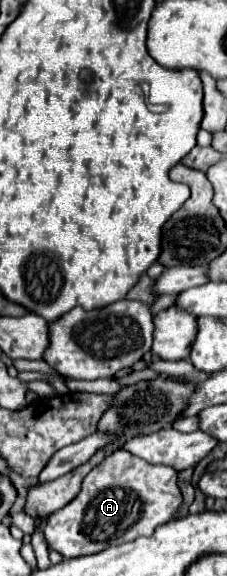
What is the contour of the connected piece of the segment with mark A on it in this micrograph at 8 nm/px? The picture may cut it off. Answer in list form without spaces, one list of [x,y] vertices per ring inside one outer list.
[[[120,449],[108,455],[96,469],[88,473],[88,477],[84,477],[82,491],[78,493],[76,499],[72,499],[68,505],[48,515],[44,523],[44,535],[48,545],[54,551],[62,553],[64,557],[92,555],[92,553],[104,551],[106,547],[134,541],[140,535],[152,535],[156,527],[172,519],[172,515],[178,511],[180,505],[182,505],[182,493],[178,489],[178,473],[172,467],[150,465],[144,459],[132,455],[130,451]]]

